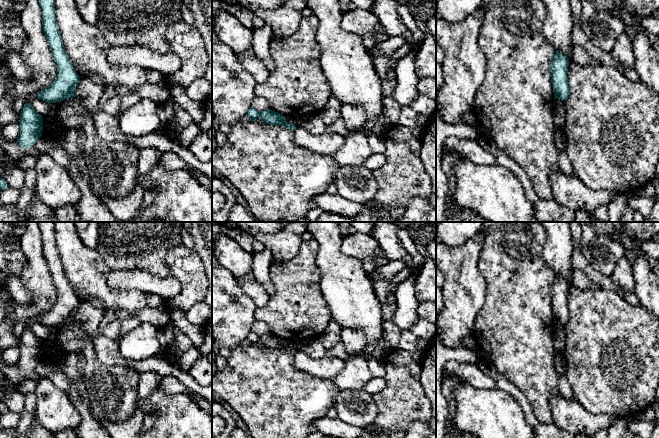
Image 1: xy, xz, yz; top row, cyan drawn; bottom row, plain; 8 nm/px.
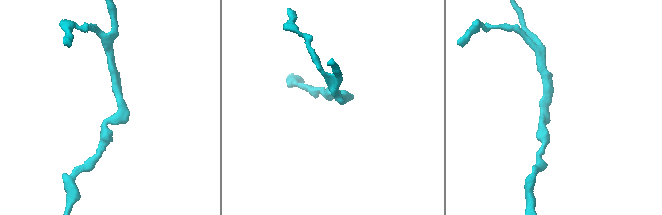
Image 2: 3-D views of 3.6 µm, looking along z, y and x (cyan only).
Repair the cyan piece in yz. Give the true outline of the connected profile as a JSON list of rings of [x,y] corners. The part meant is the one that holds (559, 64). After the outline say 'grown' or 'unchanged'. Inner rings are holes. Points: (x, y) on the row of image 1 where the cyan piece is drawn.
[[[555,51],[555,54],[551,60],[551,83],[553,87],[553,93],[556,98],[562,101],[567,101],[569,98],[569,82],[567,77],[569,62],[568,57]]] | unchanged

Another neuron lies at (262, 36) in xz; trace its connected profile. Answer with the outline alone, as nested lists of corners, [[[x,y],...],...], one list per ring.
[[[264,23],[264,26],[260,29],[253,29],[252,50],[270,72],[275,69],[275,64],[270,54],[270,42],[273,36],[272,28],[268,23]]]

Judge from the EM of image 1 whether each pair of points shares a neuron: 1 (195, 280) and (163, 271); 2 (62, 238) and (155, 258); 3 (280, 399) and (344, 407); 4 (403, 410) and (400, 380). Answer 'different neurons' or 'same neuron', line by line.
1: different neurons
2: different neurons
3: different neurons
4: same neuron

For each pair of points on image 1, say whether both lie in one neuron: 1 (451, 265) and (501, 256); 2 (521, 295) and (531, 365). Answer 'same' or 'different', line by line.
1: different
2: same

